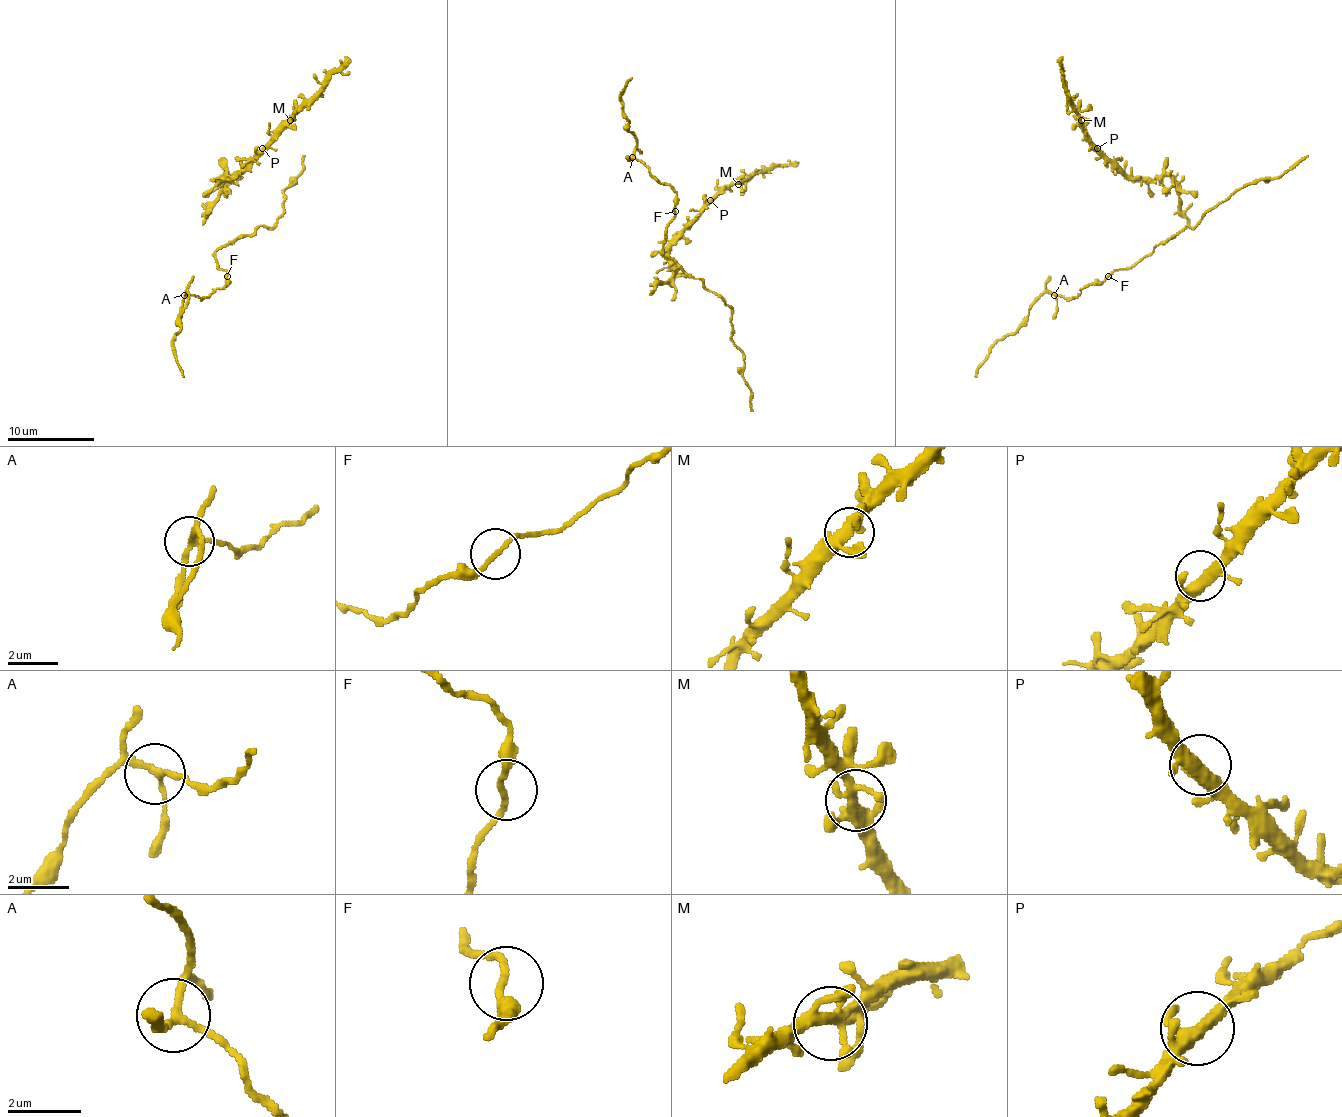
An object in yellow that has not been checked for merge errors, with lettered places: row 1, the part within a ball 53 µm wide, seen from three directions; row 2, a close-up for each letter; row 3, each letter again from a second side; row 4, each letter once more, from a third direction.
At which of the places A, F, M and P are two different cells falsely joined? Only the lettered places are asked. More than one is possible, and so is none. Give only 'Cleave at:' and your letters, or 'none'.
Cleave at: none

